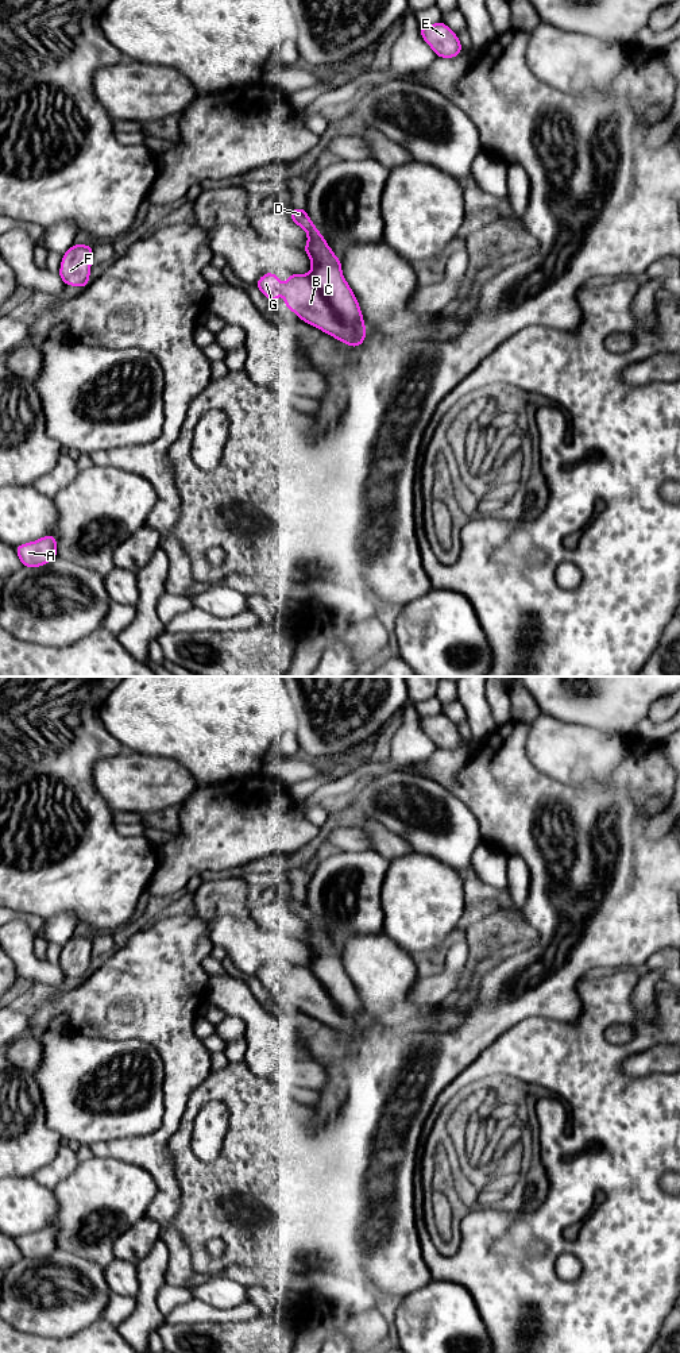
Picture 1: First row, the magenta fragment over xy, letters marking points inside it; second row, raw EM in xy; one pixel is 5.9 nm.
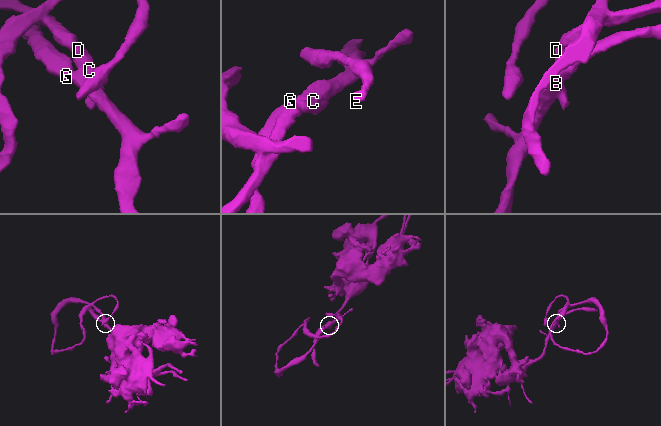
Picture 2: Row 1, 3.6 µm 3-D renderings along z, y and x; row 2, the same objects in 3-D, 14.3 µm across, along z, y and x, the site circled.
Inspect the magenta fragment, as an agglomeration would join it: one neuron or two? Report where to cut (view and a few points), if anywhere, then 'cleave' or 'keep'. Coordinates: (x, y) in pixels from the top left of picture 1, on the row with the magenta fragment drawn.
no cut | keep

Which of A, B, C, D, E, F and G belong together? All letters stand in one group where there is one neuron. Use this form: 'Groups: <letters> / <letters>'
Groups: A B C D E F G

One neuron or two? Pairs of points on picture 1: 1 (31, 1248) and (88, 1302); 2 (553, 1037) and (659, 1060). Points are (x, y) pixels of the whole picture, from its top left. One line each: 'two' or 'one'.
1: one
2: two

